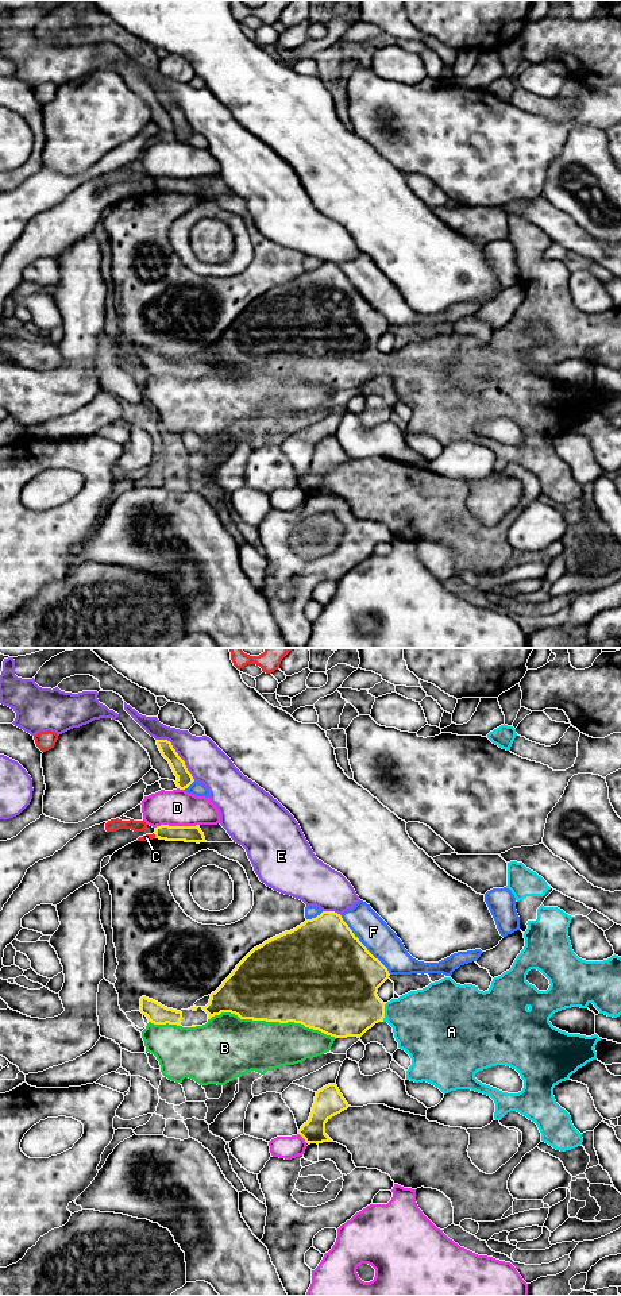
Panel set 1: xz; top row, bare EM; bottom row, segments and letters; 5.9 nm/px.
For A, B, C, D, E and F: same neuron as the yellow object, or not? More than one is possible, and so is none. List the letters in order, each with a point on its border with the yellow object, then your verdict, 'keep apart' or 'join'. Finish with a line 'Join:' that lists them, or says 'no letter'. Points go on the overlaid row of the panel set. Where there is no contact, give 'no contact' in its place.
A: xz (384, 1011) | join
B: xz (272, 1021) | keep apart
C: xz (154, 833) | keep apart
D: xz (177, 826) | keep apart
E: xz (177, 755) | keep apart
F: xz (363, 945) | keep apart
Join: A

